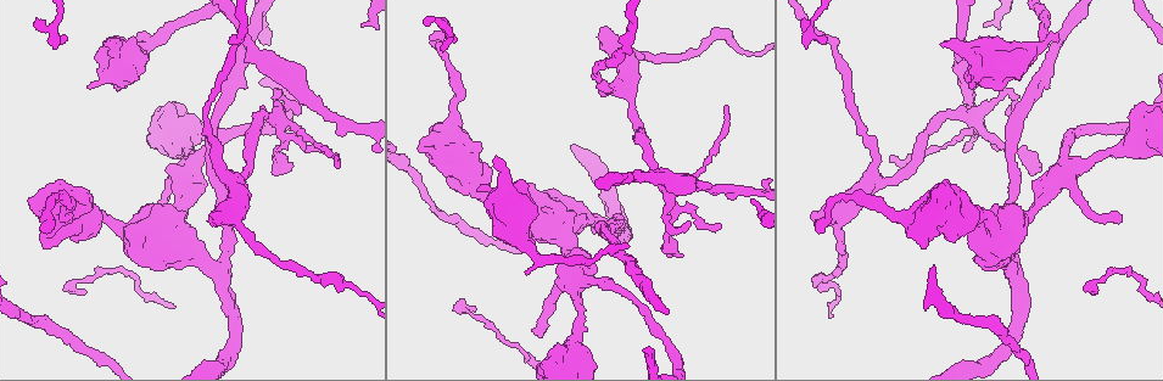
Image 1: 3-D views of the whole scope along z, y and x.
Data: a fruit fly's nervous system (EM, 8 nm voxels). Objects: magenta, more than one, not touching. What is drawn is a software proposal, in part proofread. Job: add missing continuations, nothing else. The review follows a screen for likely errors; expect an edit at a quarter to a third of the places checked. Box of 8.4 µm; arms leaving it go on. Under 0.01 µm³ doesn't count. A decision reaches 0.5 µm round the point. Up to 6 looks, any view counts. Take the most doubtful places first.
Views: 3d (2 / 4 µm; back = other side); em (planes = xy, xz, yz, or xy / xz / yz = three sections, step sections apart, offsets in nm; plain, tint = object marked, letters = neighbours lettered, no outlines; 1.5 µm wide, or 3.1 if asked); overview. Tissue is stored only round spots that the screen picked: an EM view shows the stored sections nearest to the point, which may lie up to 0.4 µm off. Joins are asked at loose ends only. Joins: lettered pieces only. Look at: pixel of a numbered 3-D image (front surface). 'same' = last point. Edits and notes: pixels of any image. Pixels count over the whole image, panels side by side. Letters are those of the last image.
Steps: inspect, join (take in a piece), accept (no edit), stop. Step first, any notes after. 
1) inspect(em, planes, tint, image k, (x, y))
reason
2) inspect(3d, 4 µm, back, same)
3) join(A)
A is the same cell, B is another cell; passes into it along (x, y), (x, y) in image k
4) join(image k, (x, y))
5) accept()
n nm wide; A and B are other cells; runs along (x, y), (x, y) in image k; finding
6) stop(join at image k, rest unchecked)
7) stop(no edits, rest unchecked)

inspect(3d, 2 µm, image 1, (1122, 220))
free end

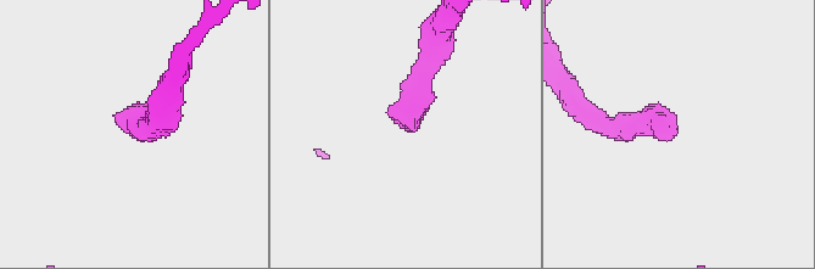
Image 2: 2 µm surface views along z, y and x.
inspect(em, planes, letters, image 2, (676, 129))

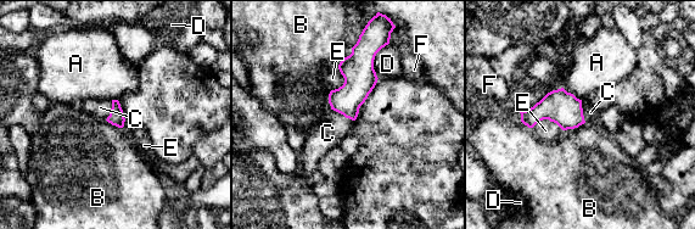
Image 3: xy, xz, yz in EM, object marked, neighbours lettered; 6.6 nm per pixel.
join(C)
D touches over 260 nm; C is the same cell, A, B, D, E and F are other cells; passes into it along (359, 81), (342, 113), (328, 133) in image 3; the neuron continues

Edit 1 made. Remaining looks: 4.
inspect(overview)

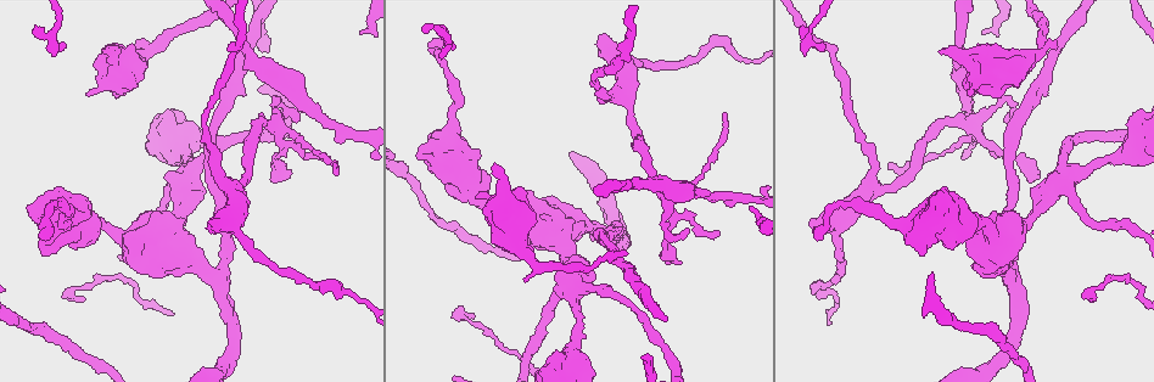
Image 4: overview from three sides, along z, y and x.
inspect(em, planes, plain, image 4, (810, 222))
stops while still wide

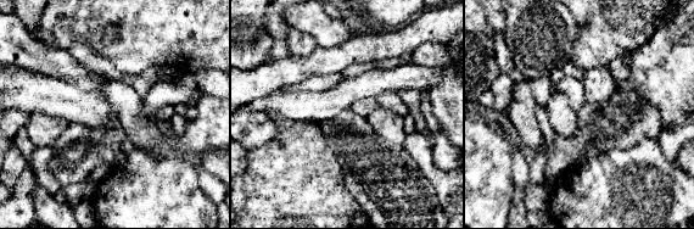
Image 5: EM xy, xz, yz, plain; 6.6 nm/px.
inspect(em, planes, letters, same)
what lies round it

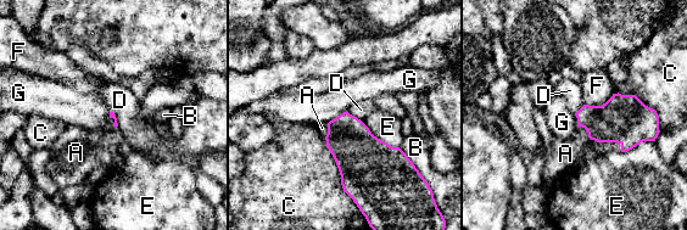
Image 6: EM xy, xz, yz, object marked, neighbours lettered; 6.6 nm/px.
join(A)
A is the same cell, B, C, D, E, F and G are other cells; passes into it along (625, 119), (599, 141), (565, 153) in image 6; it goes on there

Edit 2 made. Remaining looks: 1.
inspect(em, planes, letters, image 4, (48, 238))
branch stops here

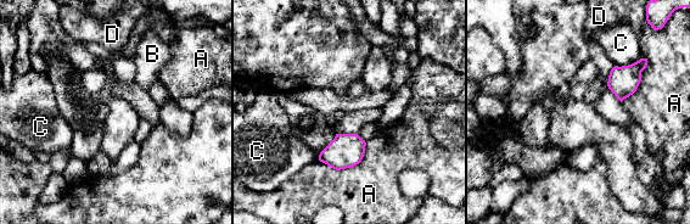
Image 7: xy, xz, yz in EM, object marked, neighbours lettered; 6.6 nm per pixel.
accept()
A, B, C and D are other cells; none of them fits

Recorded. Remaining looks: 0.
stop(join at image 3, join at image 6, rest unchecked)

